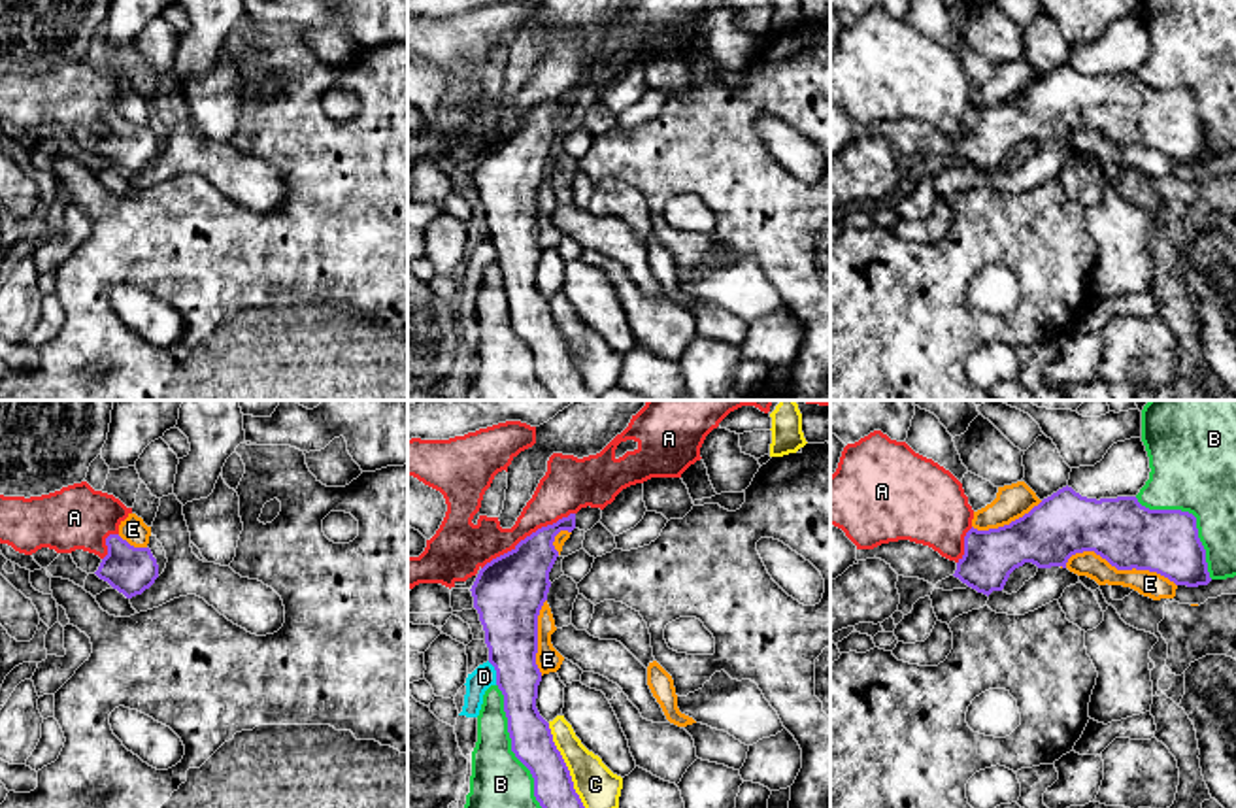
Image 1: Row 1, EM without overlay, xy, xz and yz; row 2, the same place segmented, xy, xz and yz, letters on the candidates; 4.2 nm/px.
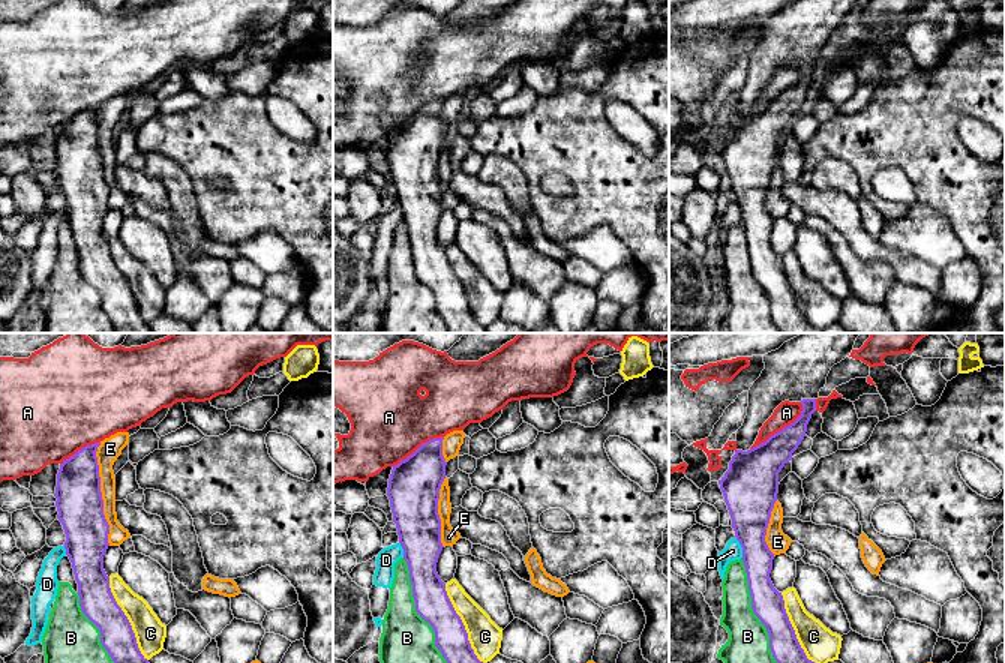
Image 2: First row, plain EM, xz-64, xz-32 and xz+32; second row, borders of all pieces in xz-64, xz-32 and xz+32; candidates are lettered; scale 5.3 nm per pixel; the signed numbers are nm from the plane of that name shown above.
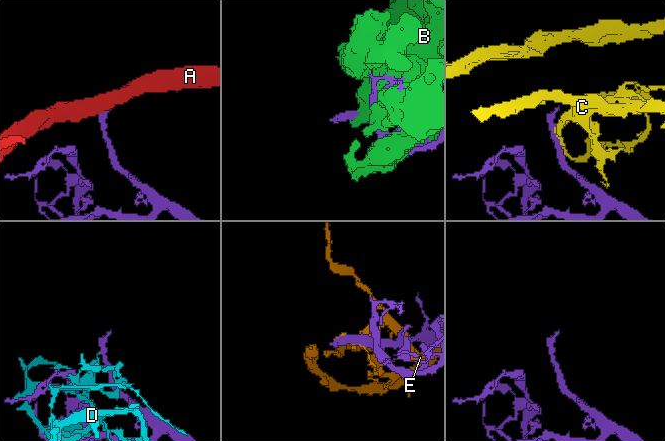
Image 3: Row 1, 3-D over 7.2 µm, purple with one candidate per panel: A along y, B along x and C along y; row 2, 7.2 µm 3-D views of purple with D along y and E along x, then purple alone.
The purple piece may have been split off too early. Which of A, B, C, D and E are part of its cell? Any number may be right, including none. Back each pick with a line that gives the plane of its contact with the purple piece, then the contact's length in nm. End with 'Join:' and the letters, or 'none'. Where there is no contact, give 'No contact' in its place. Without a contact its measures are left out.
Join: none

